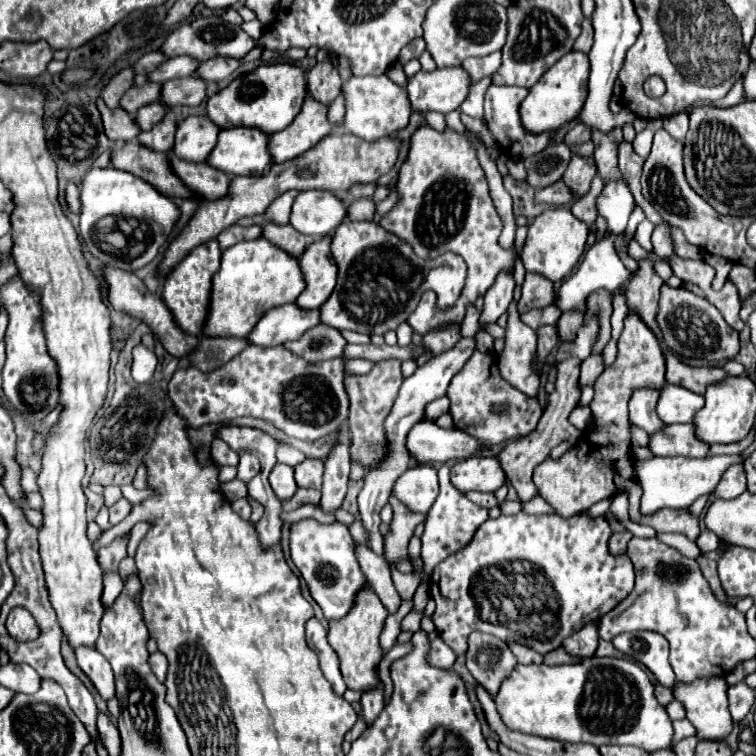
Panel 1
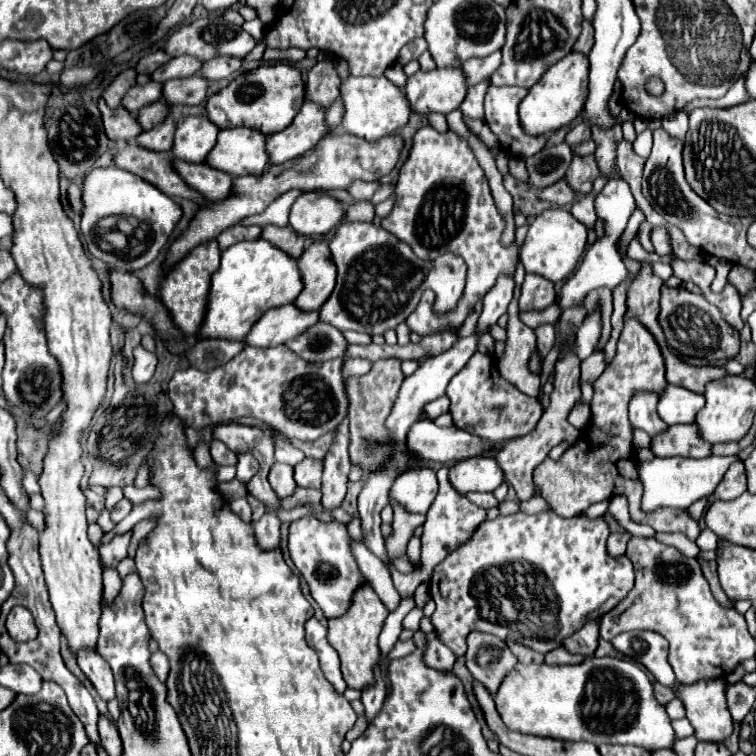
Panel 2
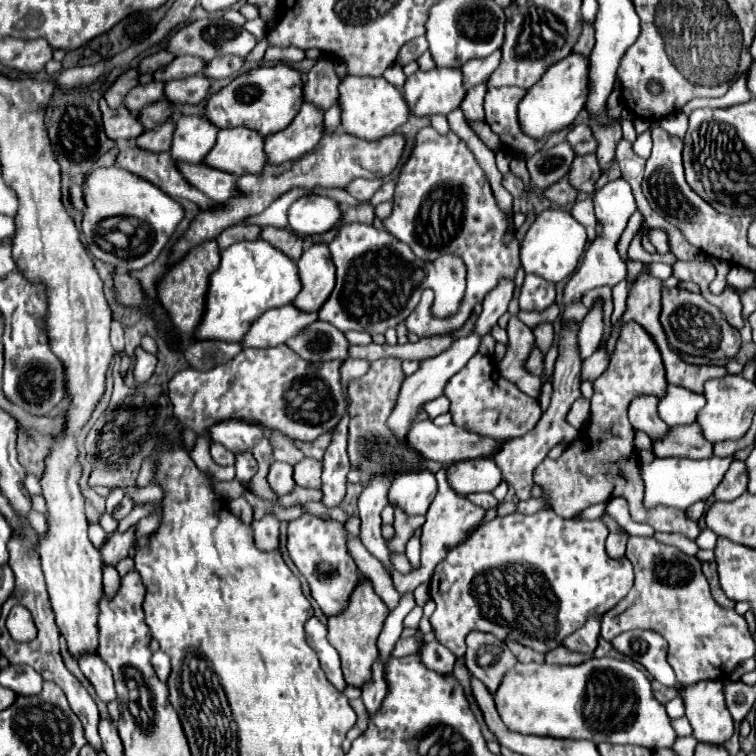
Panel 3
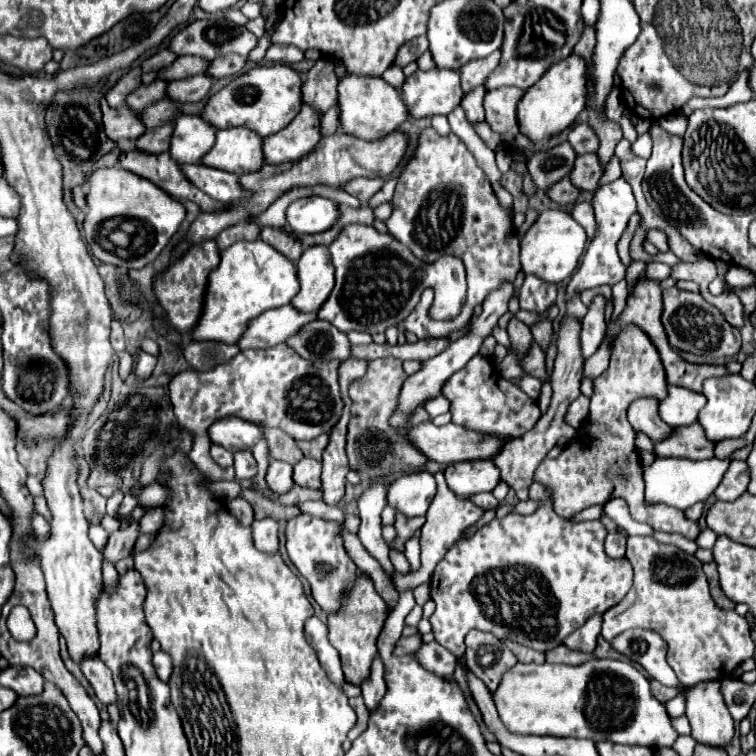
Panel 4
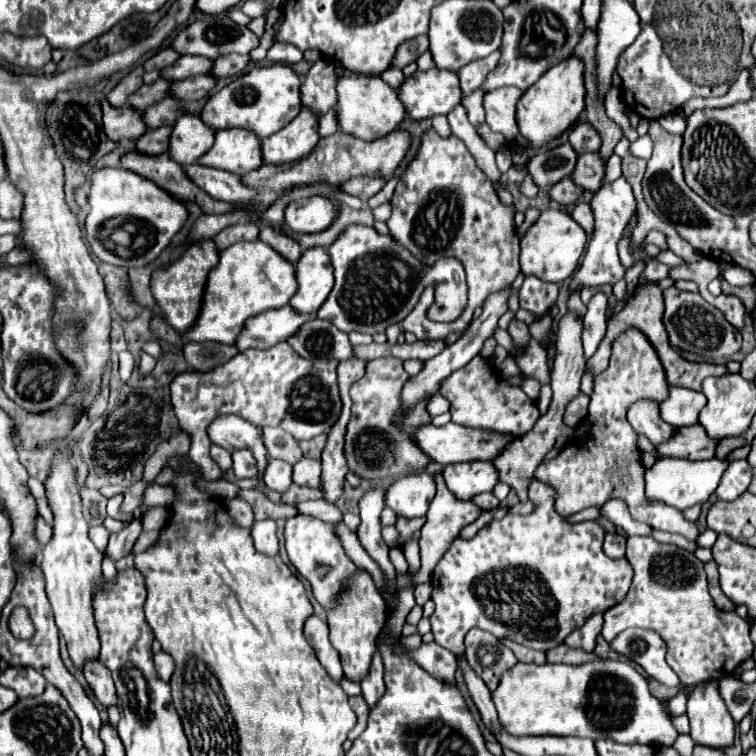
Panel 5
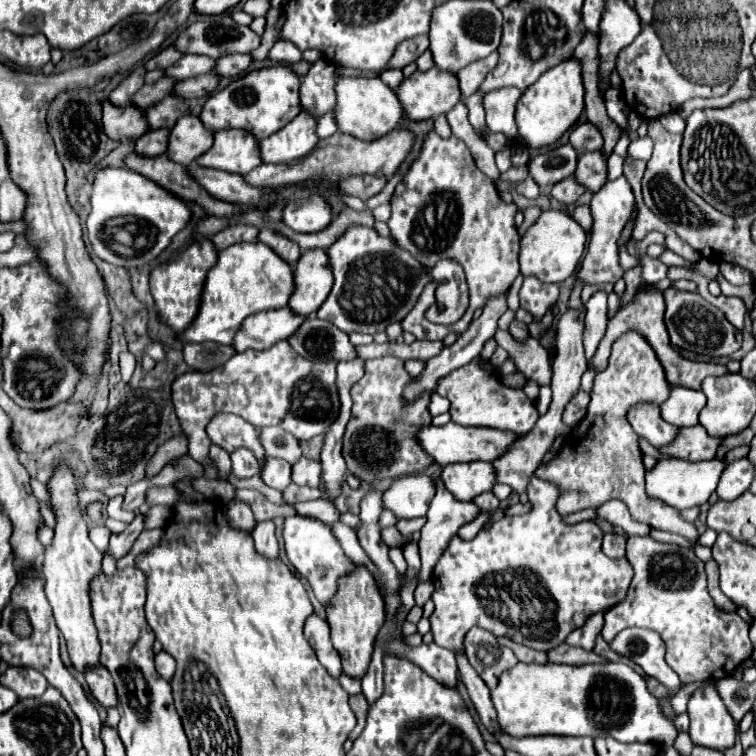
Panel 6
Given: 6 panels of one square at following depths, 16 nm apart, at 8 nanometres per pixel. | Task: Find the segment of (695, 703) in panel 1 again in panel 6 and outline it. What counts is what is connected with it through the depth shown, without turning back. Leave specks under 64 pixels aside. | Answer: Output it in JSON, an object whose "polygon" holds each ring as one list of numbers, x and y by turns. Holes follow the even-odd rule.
{"polygon":[[714,682,696,690,688,702,690,738,696,746,726,752,736,742,736,722,728,714]]}

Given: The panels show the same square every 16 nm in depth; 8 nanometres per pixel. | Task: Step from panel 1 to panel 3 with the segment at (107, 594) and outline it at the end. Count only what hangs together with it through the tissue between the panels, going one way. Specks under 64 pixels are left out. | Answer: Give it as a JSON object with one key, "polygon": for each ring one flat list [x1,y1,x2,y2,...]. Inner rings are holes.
{"polygon":[[104,564,104,588,116,588,116,584,120,584,116,568,112,568,112,564]]}

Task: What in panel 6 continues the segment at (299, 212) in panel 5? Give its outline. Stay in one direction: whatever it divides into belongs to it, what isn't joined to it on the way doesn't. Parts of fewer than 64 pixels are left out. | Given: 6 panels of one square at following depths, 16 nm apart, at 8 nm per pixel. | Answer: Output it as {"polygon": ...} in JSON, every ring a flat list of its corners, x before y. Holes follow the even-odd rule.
{"polygon":[[320,196,306,200,292,200,282,210,282,222,294,232,318,232,332,220,330,204]]}

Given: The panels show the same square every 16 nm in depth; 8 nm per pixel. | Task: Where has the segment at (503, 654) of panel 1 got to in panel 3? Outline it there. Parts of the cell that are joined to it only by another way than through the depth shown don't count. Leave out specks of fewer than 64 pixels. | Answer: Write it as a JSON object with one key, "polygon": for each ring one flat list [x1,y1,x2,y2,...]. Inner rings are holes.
{"polygon":[[472,630,466,636,466,666,468,670,486,684,494,694,500,686,504,672,508,672,518,660,496,636,480,630]]}

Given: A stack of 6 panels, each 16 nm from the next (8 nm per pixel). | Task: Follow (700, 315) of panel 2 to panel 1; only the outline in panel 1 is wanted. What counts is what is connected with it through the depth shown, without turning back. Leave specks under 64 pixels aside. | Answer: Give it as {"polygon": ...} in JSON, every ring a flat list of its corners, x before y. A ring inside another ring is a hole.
{"polygon":[[666,284,662,286,658,324,664,334,664,344,678,356,714,362,714,360,730,360,740,350,738,332,726,324,718,308,712,306,706,298,688,292,686,288,670,288]]}

